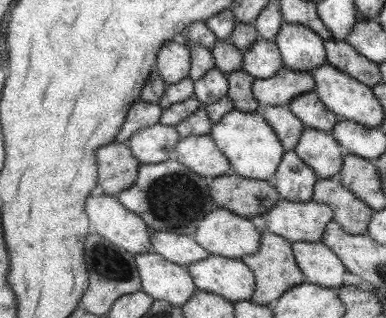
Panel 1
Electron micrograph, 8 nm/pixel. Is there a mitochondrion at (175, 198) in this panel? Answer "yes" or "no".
yes

